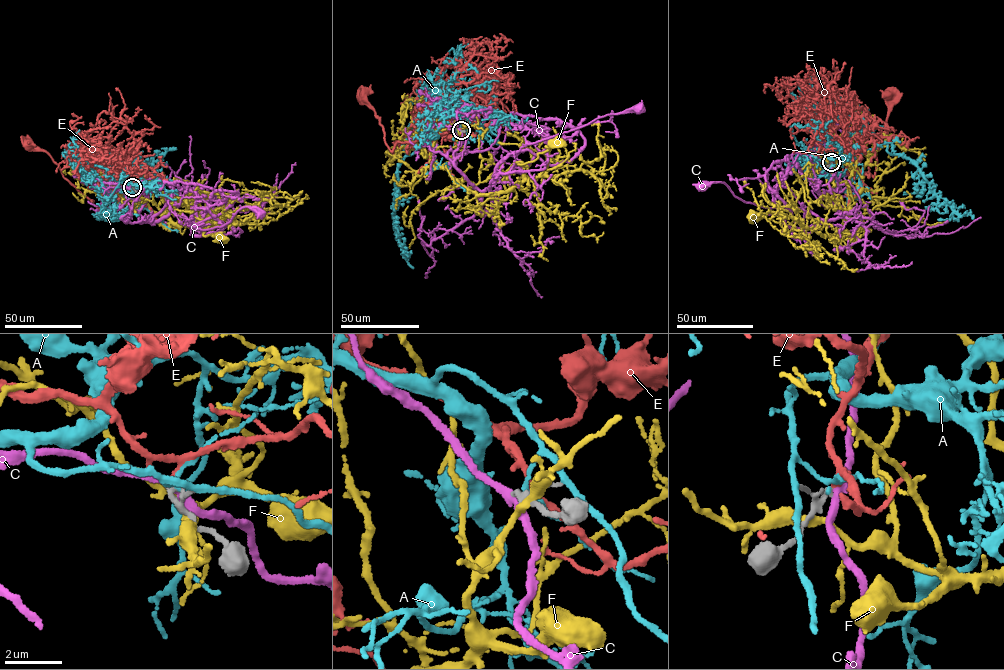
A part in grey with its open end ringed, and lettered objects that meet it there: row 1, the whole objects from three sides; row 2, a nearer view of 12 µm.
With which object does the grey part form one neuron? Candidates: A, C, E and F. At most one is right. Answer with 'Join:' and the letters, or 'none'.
Join: E

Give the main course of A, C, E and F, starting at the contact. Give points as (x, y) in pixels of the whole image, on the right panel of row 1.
A: (831, 162), (829, 157), (847, 140), (859, 153), (886, 143), (888, 152), (916, 164), (939, 203), (973, 218)
C: (831, 162), (838, 187), (831, 202), (837, 211), (850, 213), (834, 219), (746, 202), (723, 182), (702, 186)
E: (831, 162), (844, 145), (850, 178), (865, 173), (874, 176), (876, 146), (888, 113), (886, 96)
F: (830, 163), (852, 169), (849, 209), (838, 232), (825, 236), (794, 218), (787, 226), (753, 216)

